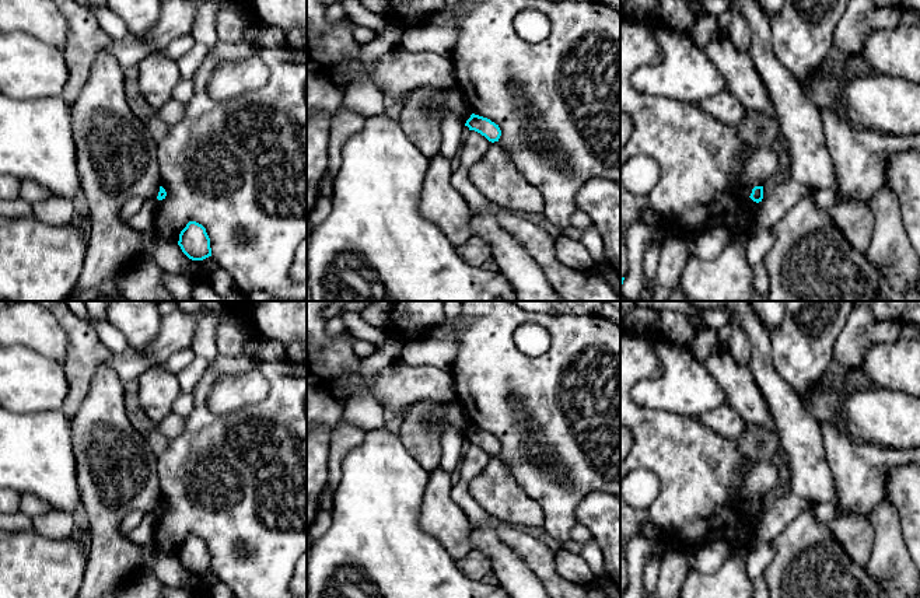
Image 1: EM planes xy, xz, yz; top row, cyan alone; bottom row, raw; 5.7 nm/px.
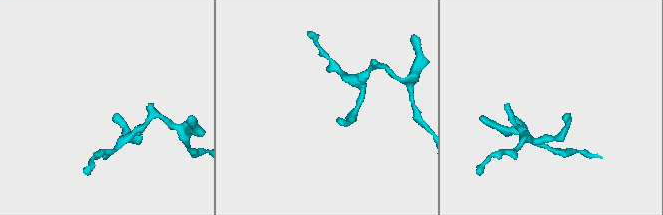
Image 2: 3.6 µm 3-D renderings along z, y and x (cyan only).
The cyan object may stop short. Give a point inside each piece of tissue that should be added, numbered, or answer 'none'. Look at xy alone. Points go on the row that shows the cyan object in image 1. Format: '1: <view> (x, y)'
none

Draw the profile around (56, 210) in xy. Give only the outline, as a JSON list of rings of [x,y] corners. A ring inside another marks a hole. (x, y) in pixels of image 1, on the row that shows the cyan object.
[[[50,195],[46,200],[32,204],[34,216],[48,225],[67,225],[76,221],[73,202],[63,196]]]

